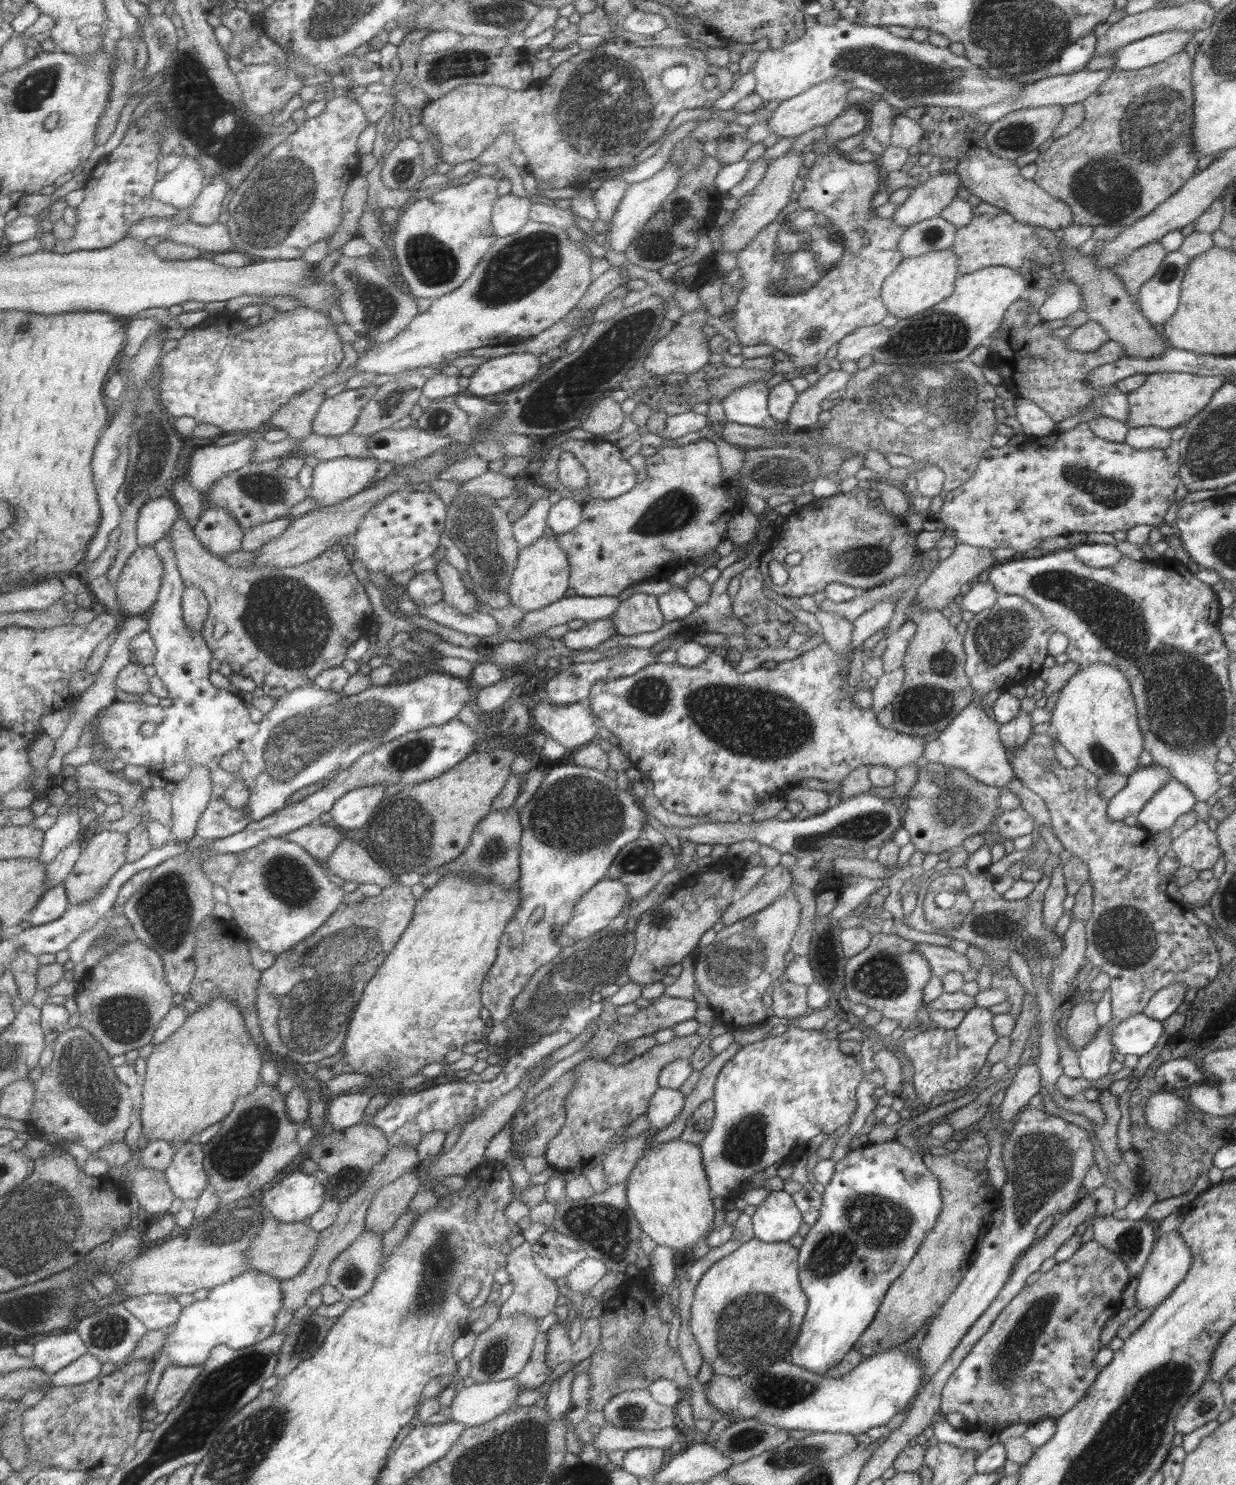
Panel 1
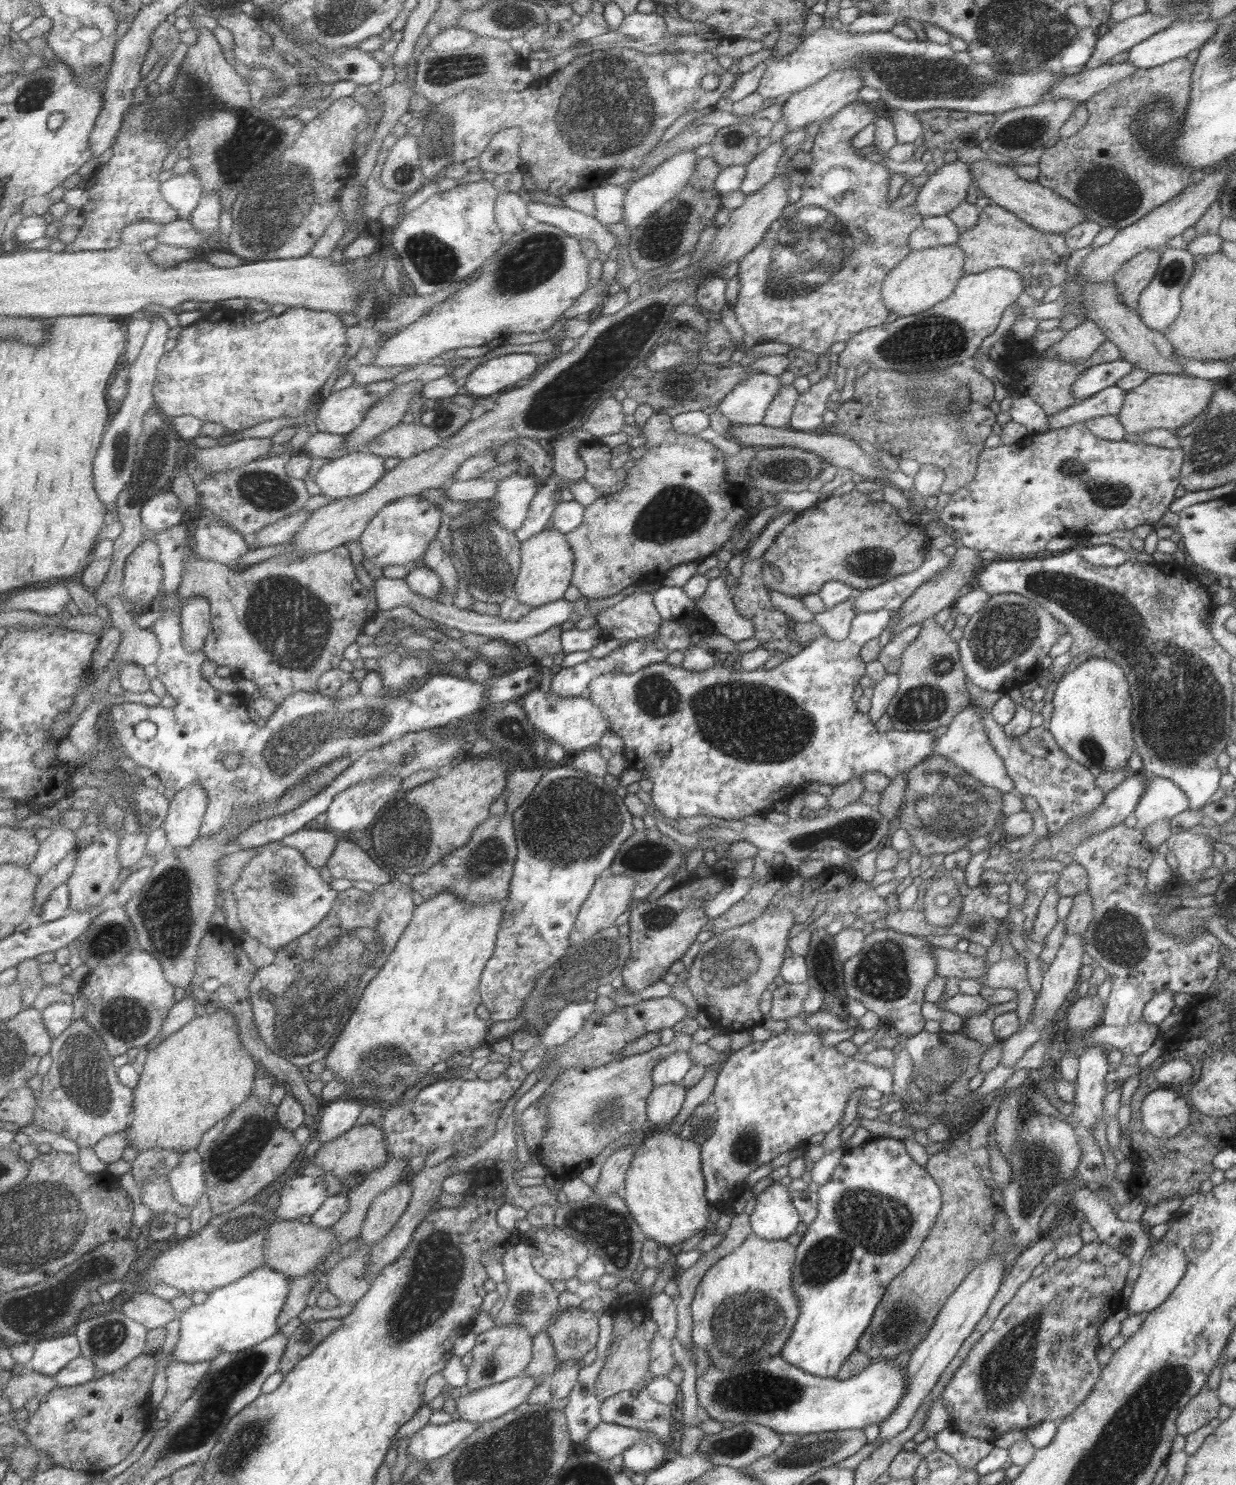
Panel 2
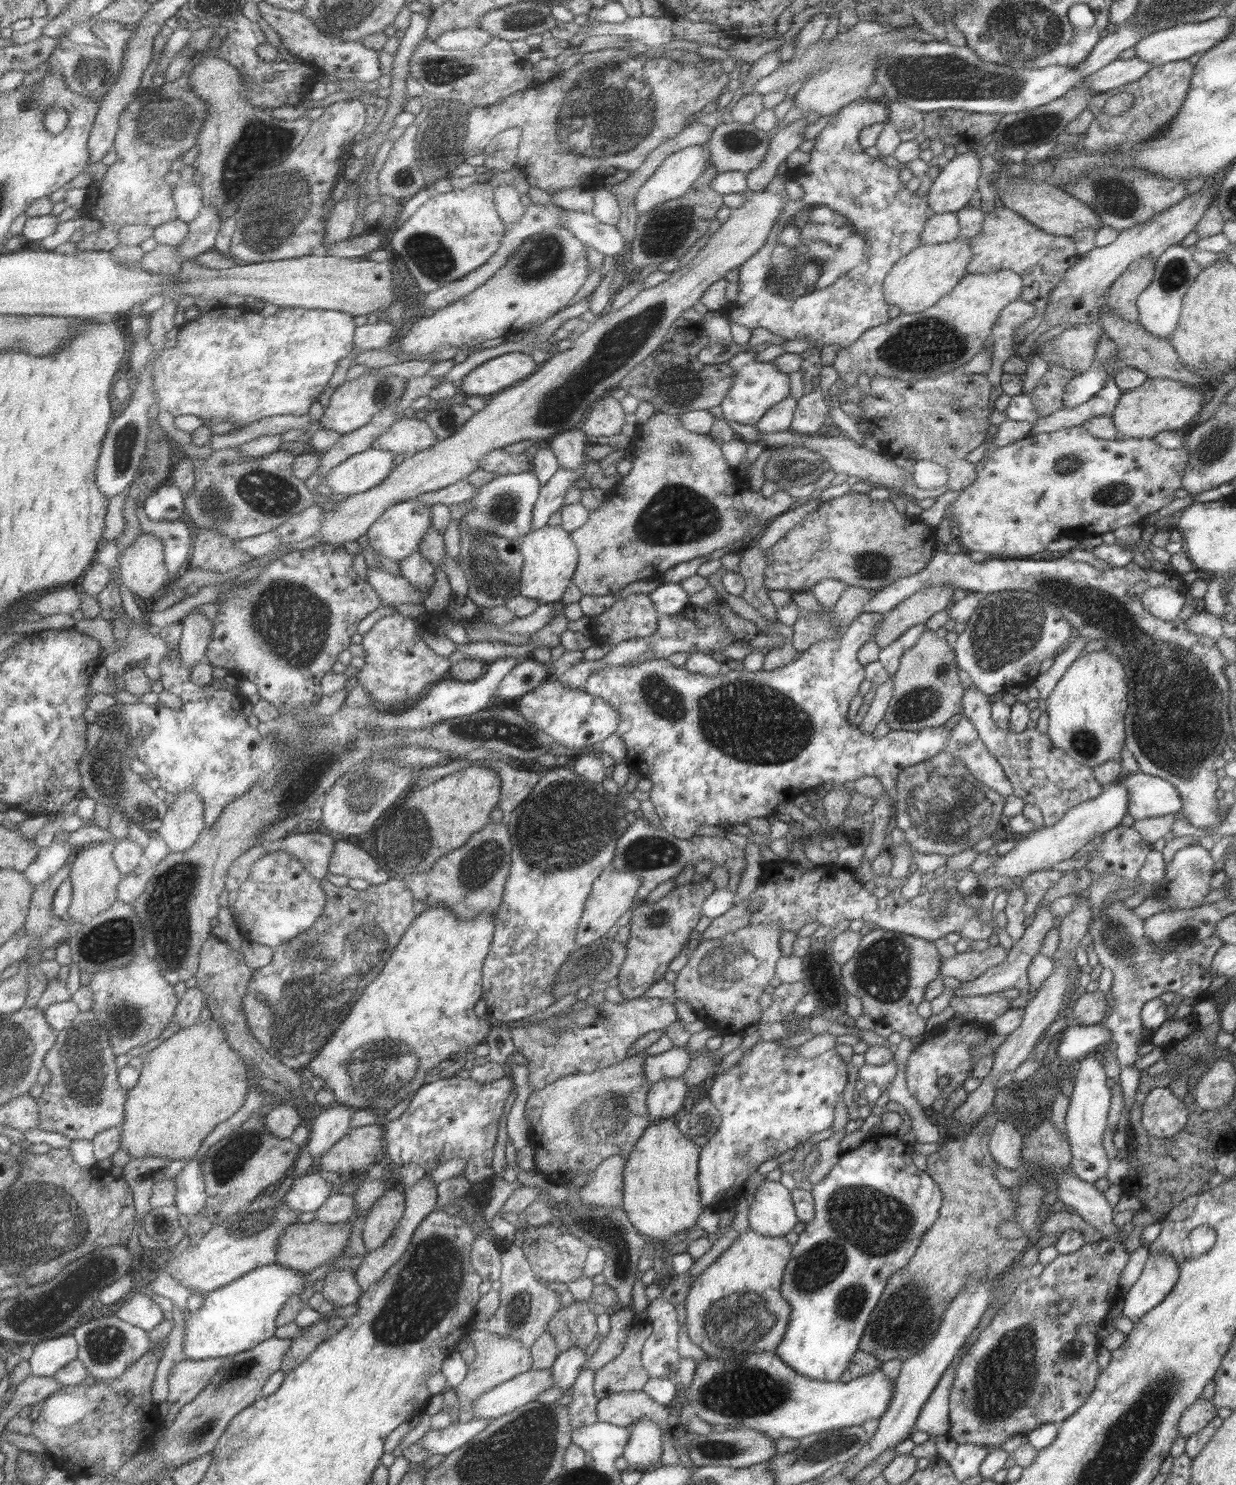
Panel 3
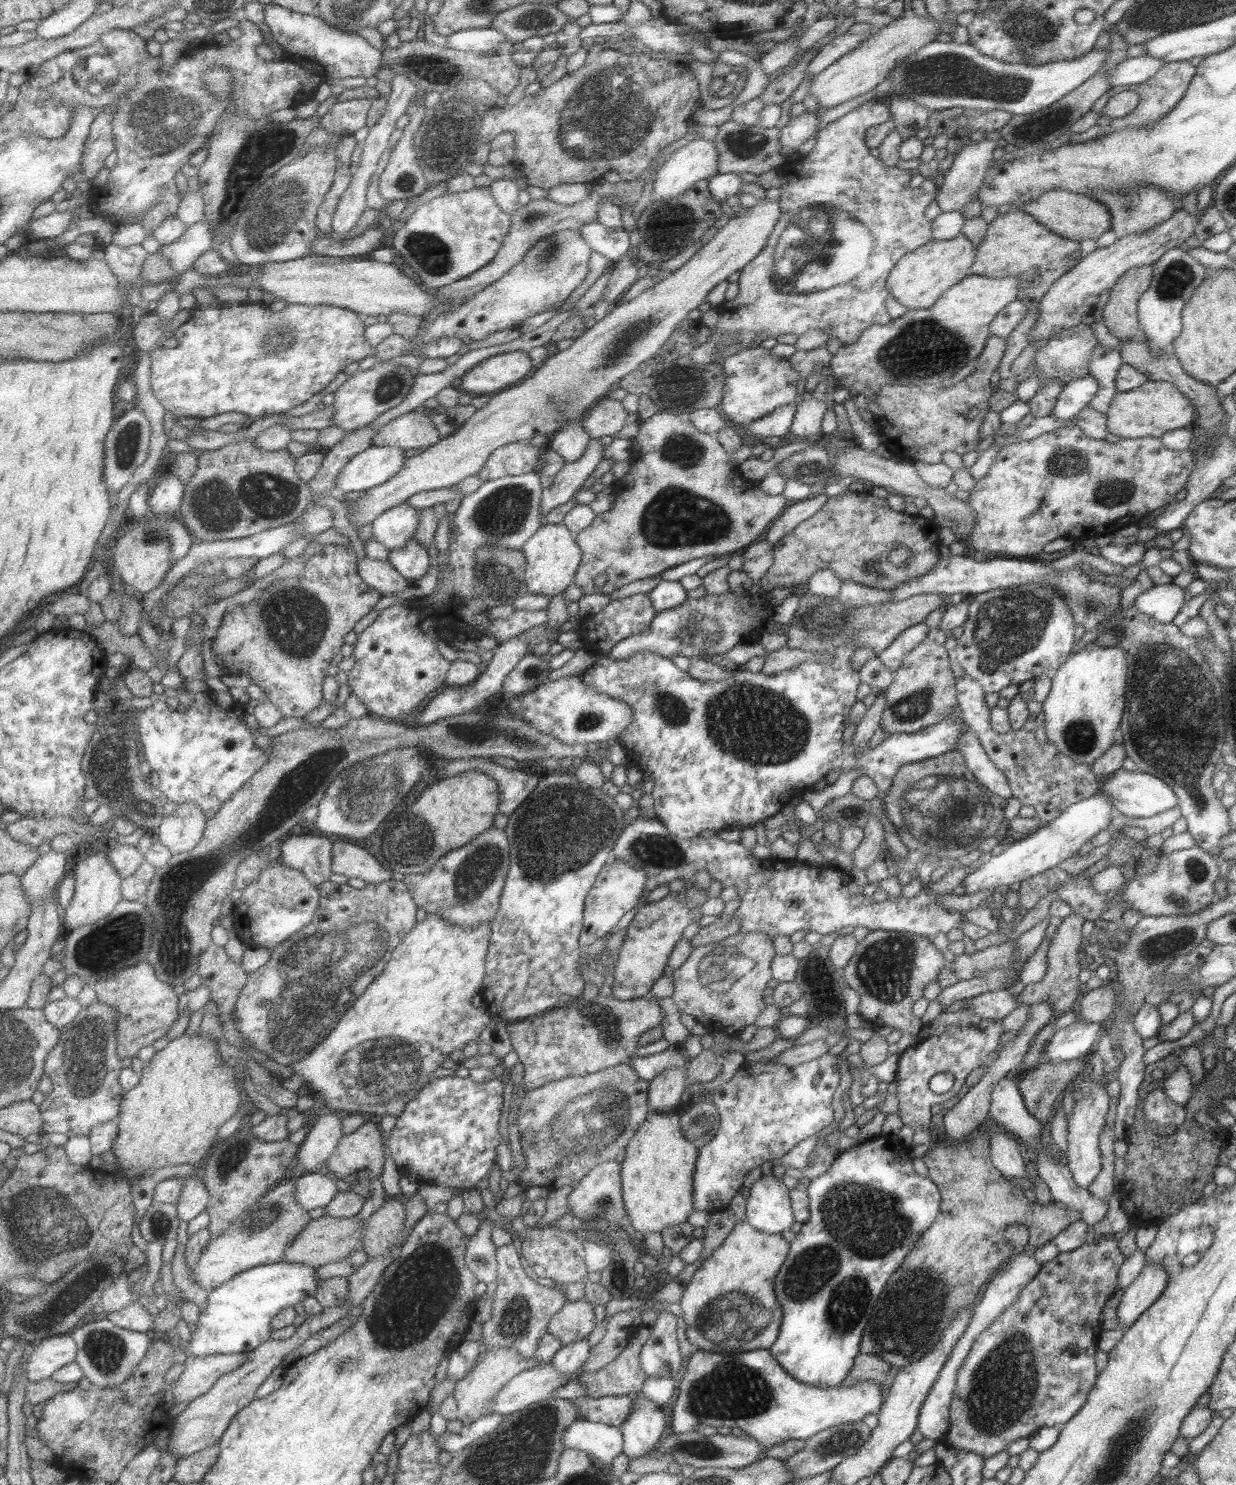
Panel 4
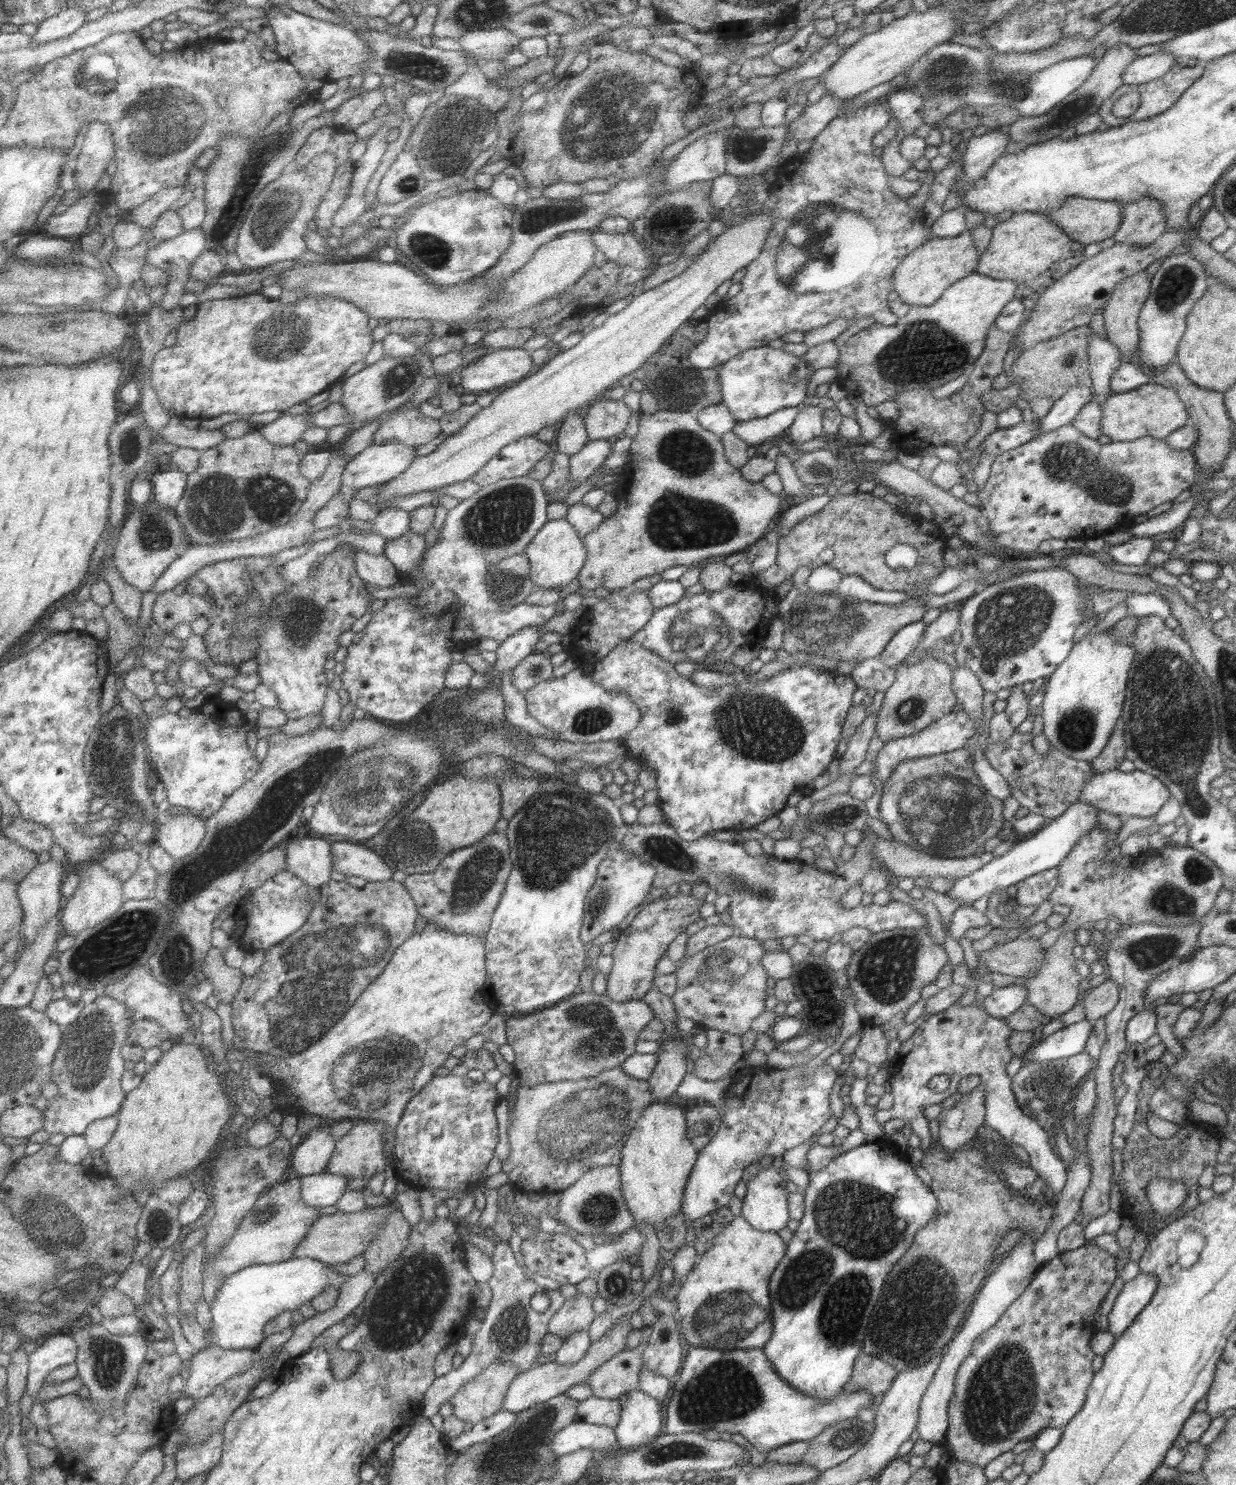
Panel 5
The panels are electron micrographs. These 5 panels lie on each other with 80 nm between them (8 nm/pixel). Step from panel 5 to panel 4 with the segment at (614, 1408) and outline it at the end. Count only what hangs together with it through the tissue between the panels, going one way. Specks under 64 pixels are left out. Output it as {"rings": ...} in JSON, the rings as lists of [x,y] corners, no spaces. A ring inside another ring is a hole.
{"rings":[[[633,1396],[575,1398],[573,1402],[578,1407],[578,1414],[582,1414],[585,1421],[618,1427],[630,1415]]]}

